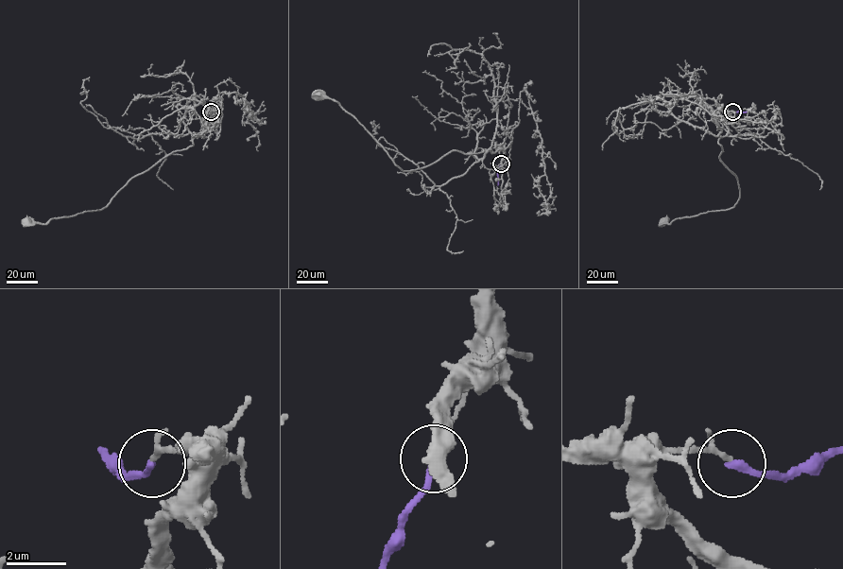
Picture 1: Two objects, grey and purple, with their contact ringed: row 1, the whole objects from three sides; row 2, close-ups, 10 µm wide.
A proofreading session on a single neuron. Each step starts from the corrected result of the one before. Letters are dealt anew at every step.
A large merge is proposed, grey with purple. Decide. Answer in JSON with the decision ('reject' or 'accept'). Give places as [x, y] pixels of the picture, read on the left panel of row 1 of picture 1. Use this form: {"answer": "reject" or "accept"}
{"answer": "reject"}

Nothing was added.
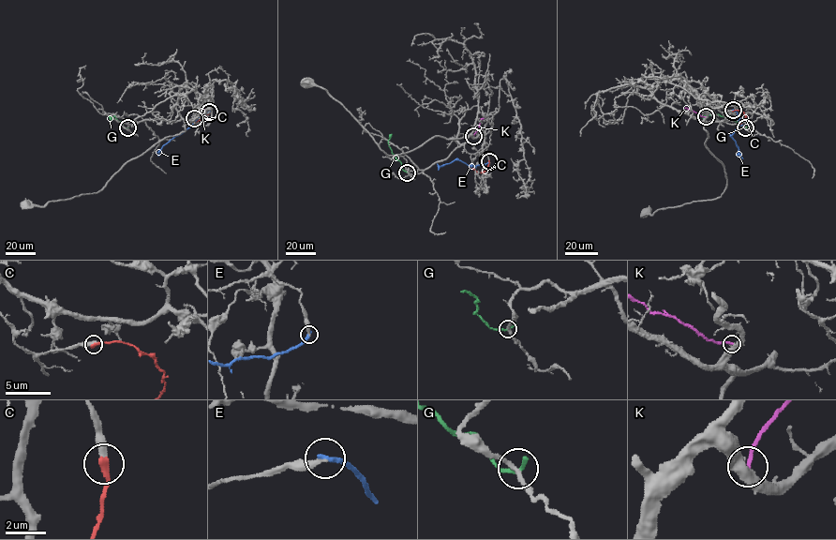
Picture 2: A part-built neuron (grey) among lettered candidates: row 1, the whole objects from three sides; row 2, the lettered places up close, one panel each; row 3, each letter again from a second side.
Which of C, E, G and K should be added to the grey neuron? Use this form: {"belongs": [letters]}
{"belongs": []}

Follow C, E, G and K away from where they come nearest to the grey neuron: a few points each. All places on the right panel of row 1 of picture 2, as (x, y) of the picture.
C: (733, 111), (739, 111), (745, 115), (738, 125)
E: (733, 110), (738, 122), (731, 137), (742, 158)
G: (745, 127), (726, 114), (709, 114), (703, 119)
K: (706, 116), (686, 108)

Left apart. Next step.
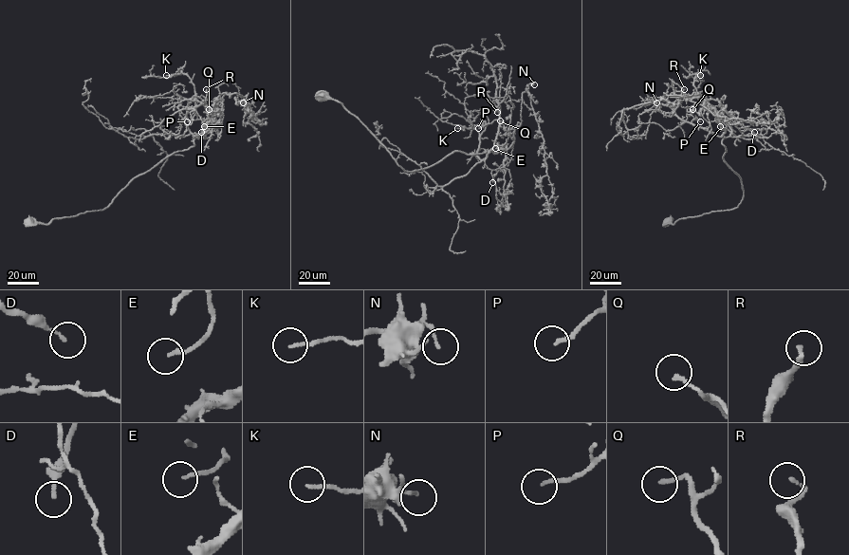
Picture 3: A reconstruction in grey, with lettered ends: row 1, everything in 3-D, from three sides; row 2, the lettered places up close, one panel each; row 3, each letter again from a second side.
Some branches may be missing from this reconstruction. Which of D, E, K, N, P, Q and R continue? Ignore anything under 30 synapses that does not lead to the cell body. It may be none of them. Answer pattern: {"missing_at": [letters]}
{"missing_at": ["P", "R"]}

